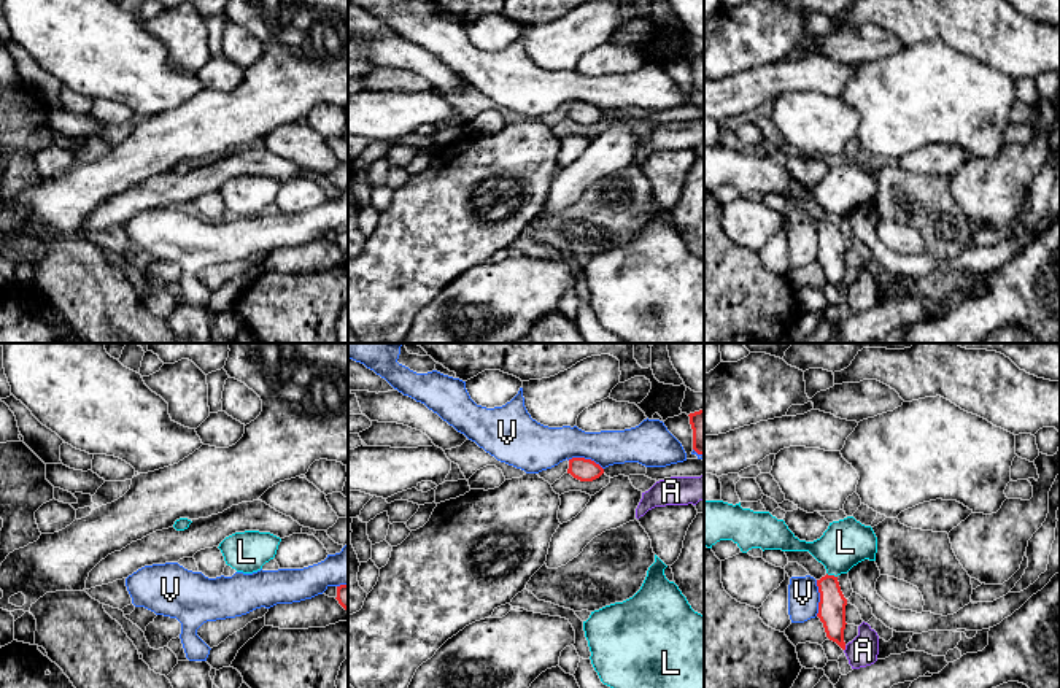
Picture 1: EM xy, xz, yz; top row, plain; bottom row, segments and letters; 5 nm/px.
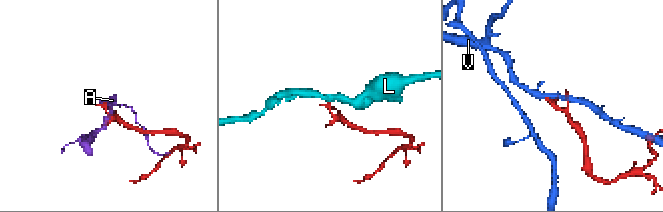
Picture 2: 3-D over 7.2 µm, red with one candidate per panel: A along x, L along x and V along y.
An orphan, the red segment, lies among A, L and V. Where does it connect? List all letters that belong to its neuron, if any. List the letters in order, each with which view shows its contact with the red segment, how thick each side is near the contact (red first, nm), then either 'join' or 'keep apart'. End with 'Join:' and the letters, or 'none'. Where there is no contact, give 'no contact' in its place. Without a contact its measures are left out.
A: meets red in yz; 140 nm thick on the red side, 150 nm on the other; keep apart
L: meets red in yz; 140 nm thick on the red side, 240 nm on the other; keep apart
V: meets red in yz; 140 nm thick on the red side, 160 nm on the other; keep apart
Join: none

